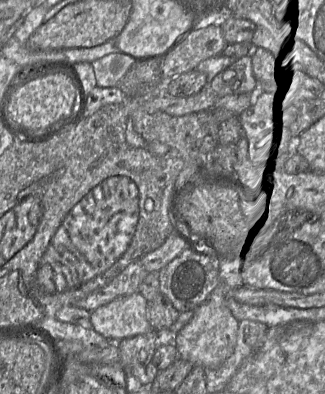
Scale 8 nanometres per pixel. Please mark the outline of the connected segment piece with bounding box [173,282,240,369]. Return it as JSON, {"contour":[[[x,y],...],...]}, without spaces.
{"contour":[[[220,282],[208,300],[194,309],[191,320],[173,337],[173,343],[177,347],[180,358],[204,369],[218,368],[233,353],[240,321],[225,304],[230,290],[234,289],[222,285]]]}

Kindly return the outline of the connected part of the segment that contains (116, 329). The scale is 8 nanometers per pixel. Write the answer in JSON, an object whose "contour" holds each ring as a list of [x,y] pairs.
{"contour":[[[138,291],[119,297],[91,312],[92,328],[111,341],[145,334],[153,328],[147,317],[147,299]]]}

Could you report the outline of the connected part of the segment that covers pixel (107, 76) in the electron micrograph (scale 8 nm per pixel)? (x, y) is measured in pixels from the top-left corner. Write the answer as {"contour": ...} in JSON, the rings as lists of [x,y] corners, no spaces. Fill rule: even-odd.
{"contour":[[[111,53],[91,63],[97,86],[115,87],[137,60],[126,53]]]}

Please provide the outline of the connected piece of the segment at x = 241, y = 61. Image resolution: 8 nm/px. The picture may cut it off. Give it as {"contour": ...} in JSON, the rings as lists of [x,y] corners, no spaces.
{"contour":[[[243,56],[214,76],[210,88],[217,97],[251,93],[257,88],[251,56]]]}

